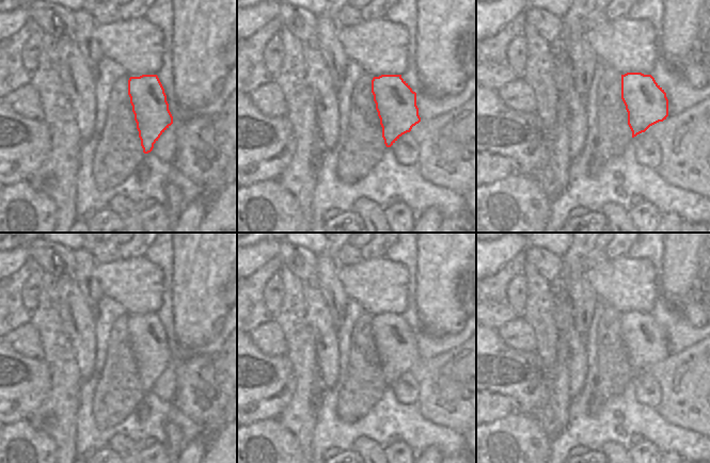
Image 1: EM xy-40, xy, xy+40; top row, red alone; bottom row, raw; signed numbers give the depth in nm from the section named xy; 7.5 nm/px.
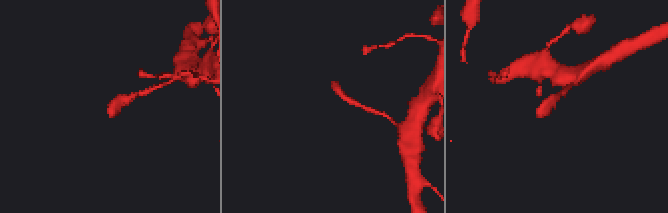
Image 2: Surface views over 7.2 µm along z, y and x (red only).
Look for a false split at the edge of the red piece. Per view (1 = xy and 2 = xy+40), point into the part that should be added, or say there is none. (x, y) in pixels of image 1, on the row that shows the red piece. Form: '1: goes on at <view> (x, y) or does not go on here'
1: does not go on here
2: does not go on here

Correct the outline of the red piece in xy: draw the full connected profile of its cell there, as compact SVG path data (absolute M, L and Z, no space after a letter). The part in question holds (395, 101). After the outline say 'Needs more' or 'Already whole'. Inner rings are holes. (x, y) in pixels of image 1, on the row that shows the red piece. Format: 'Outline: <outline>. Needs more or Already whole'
Outline: M381 75L372 80L372 93L382 127L382 138L391 147L421 122L416 93L401 75Z. Already whole

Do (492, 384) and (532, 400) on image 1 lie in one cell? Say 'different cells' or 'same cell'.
same cell

